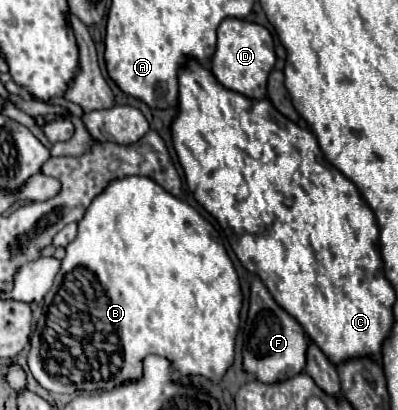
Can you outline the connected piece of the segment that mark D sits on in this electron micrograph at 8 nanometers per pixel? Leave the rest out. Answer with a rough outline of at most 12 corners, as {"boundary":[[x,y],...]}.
{"boundary":[[225,19],[211,73],[229,91],[267,97],[271,33]]}

